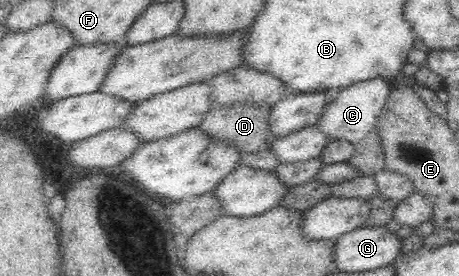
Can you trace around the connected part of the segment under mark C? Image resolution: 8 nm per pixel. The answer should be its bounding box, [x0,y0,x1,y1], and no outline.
[315,77,392,145]

